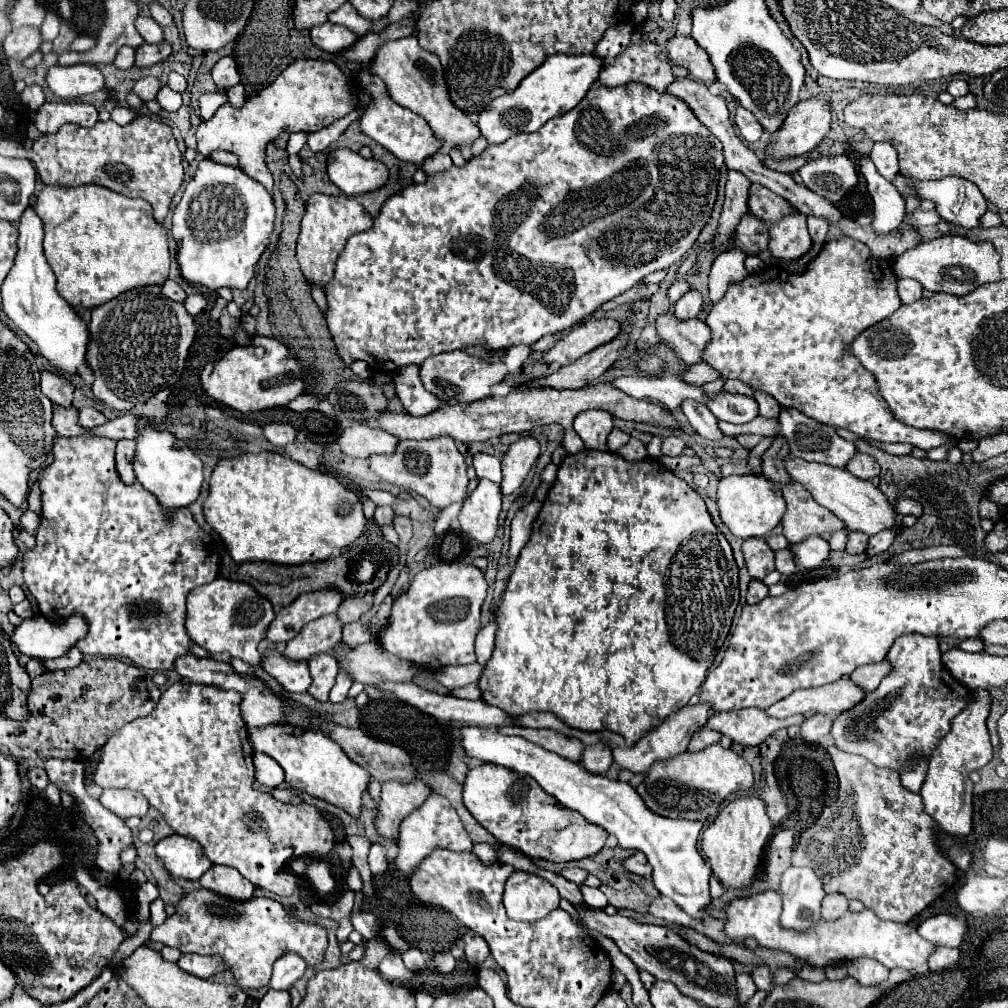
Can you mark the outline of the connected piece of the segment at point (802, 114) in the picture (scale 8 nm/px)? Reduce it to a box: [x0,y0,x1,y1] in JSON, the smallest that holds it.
[766,98,830,160]

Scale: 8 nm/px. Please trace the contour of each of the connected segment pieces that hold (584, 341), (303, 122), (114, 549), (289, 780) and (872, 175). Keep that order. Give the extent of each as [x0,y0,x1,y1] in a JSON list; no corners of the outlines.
[[544,318,620,366],[198,60,356,192],[22,436,220,672],[248,724,370,816],[858,154,904,236]]

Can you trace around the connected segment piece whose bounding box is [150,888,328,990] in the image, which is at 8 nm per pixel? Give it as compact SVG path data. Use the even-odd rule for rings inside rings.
M204 888L186 892L176 904L176 912L160 926L152 928L150 938L174 946L182 953L220 956L224 966L232 972L234 982L244 990L268 986L272 966L284 954L298 954L306 966L318 966L324 962L324 952L328 948L328 930L324 926L288 914L278 900L264 896L254 896L244 902L232 898L226 900L226 896Z

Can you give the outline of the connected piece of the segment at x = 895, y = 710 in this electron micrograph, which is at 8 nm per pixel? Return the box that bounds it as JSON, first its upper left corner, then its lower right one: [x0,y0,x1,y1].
[830,636,972,772]

